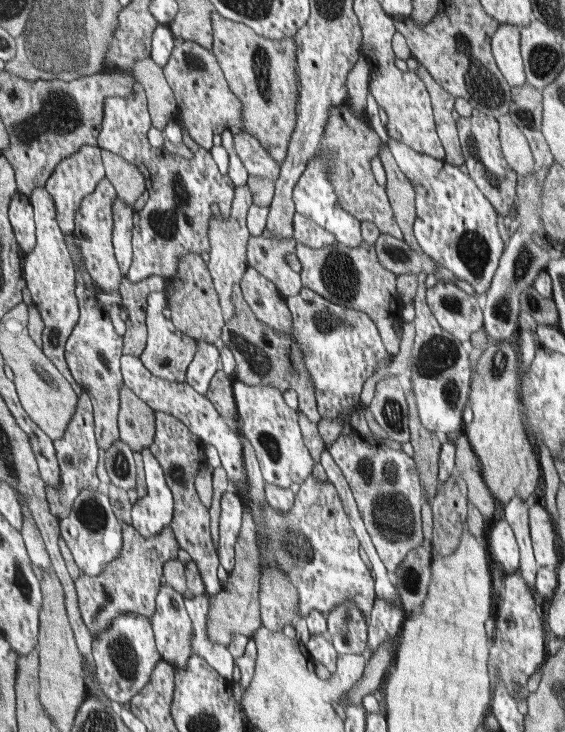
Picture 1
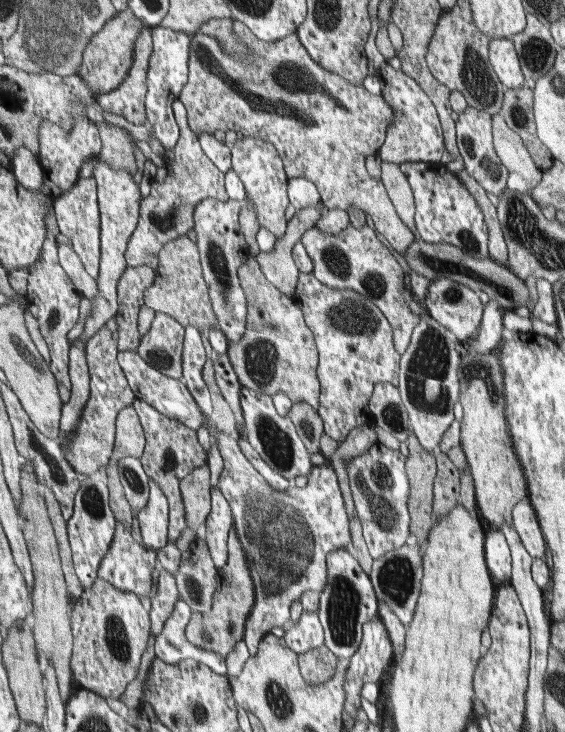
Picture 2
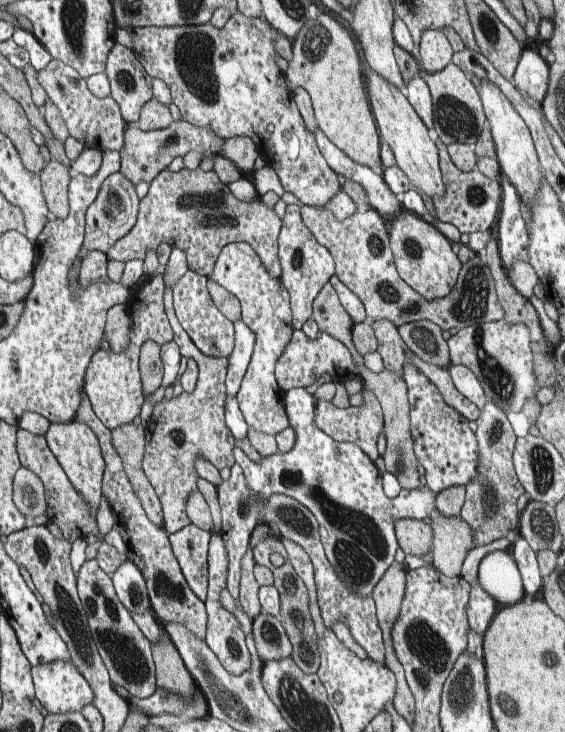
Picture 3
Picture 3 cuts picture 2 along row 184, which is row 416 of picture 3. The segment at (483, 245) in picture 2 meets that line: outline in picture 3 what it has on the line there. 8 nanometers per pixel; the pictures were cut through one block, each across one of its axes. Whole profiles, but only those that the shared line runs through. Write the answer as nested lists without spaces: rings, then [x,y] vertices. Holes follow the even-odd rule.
[[[408,362],[403,378],[410,404],[410,432],[416,459],[426,471],[426,483],[434,495],[446,488],[464,486],[478,476],[481,467],[480,444],[477,436],[468,428],[468,420],[449,406],[437,386],[425,376],[421,368]]]

